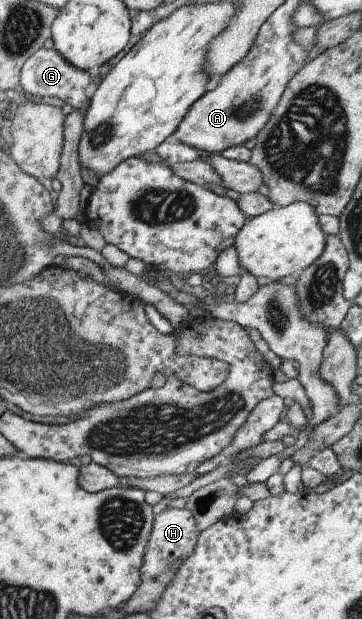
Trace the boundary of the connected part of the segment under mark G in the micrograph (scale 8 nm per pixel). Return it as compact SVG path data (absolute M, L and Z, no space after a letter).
M43 47L24 62L19 73L19 85L22 86L26 94L38 98L59 97L75 110L84 110L84 115L90 105L89 85L91 81L92 73L70 65L56 49L49 50Z

